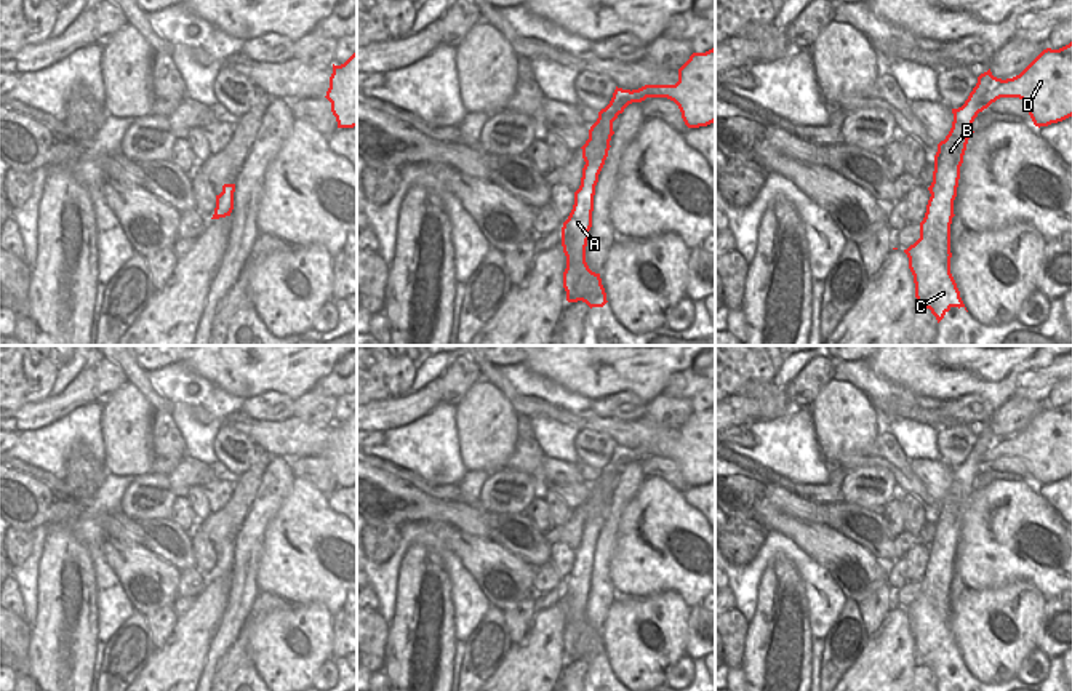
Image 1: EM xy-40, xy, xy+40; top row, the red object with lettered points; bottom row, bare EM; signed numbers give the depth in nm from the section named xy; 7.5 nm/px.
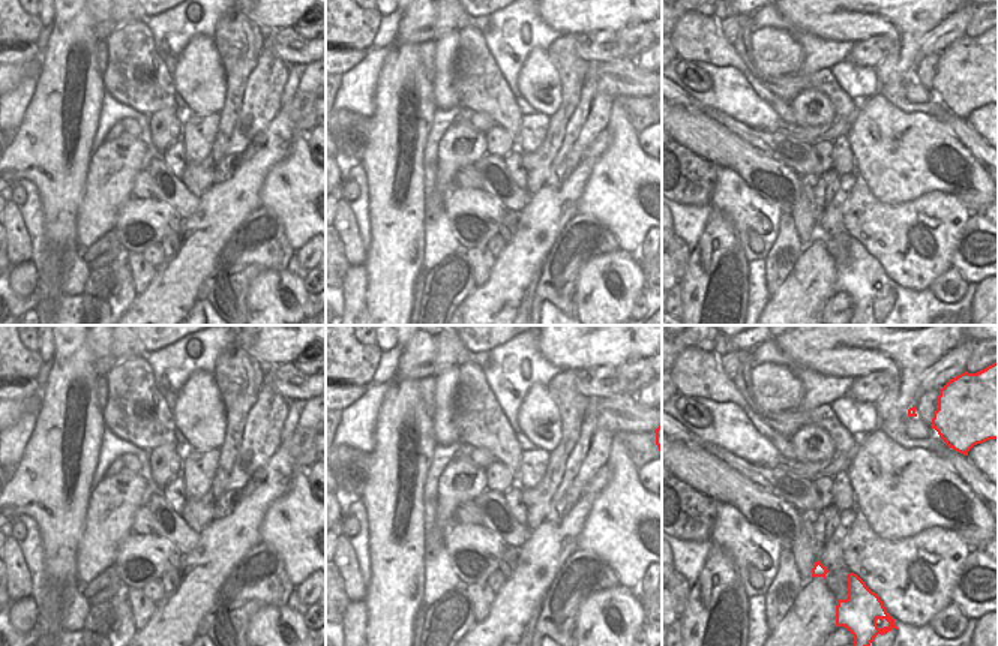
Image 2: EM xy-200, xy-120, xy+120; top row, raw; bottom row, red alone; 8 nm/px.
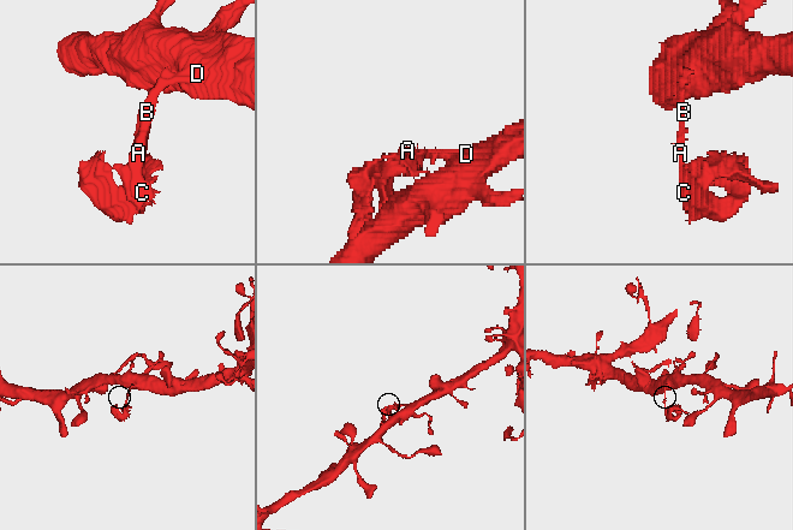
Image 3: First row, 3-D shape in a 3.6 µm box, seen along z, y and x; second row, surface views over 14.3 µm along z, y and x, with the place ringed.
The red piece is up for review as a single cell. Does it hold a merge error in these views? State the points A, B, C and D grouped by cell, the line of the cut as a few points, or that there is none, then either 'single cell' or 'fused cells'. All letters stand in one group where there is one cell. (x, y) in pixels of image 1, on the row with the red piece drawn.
groups A B C / D; cut xy (613, 93), (613, 101), (620, 106), (621, 112); fused cells

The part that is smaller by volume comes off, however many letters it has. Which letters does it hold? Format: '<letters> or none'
A, B, C

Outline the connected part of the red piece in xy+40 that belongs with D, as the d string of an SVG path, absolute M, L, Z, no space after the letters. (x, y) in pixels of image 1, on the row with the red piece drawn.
M1072 42L1059 50L1043 50L1019 75L997 78L990 69L973 88L982 101L979 112L1000 98L1019 98L1029 107L1035 126L1048 126L1072 117Z

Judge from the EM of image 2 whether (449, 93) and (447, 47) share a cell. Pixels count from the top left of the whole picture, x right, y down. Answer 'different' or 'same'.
same

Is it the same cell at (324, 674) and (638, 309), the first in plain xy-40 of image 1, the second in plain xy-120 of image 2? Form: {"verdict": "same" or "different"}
{"verdict": "same"}

